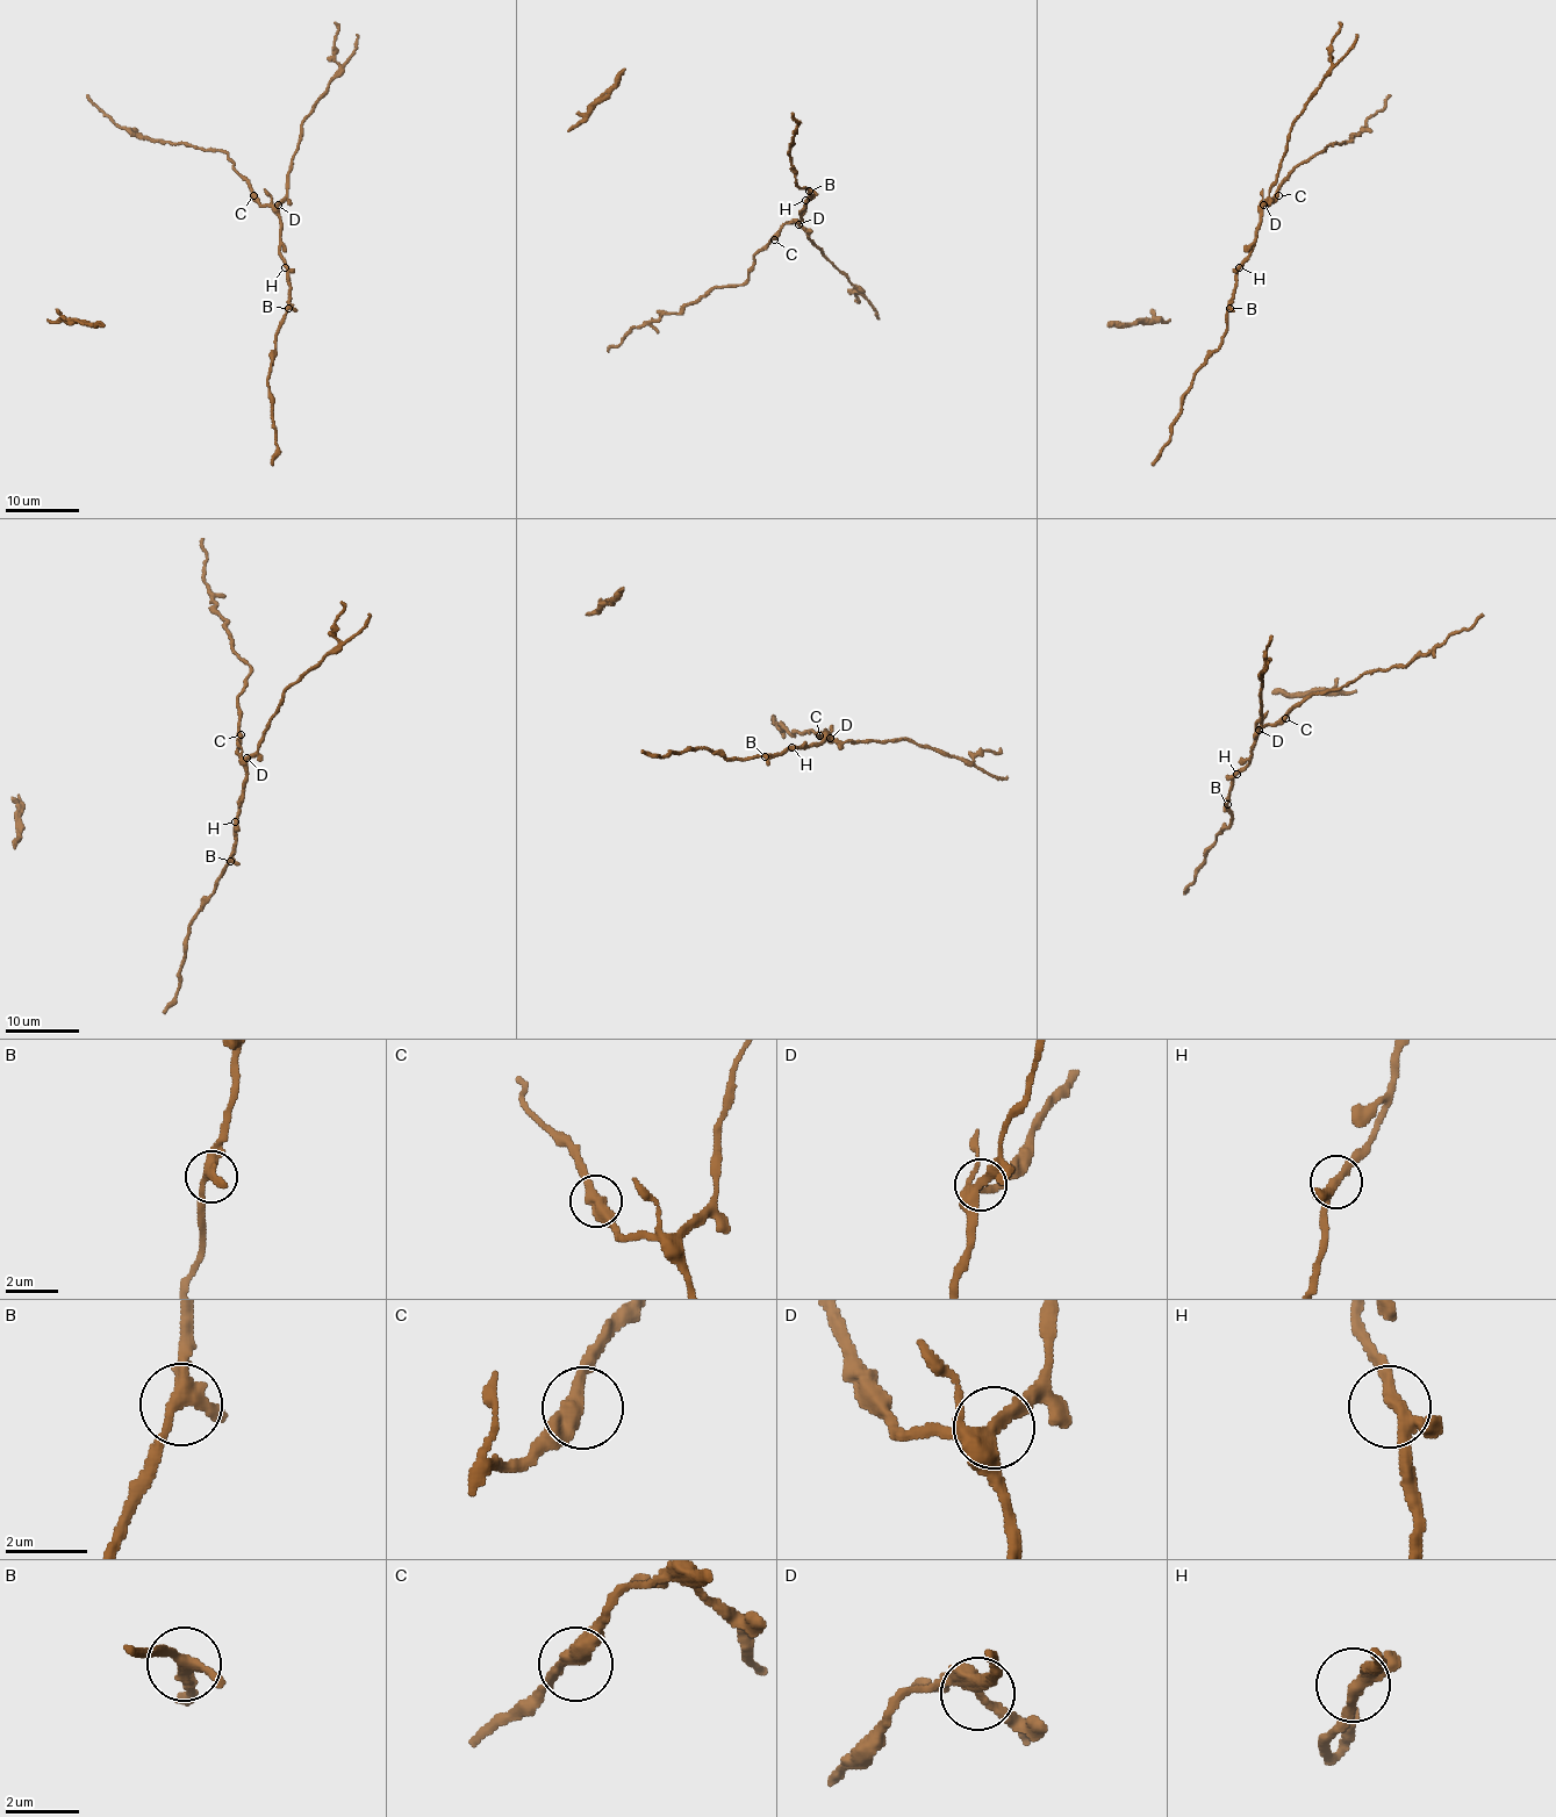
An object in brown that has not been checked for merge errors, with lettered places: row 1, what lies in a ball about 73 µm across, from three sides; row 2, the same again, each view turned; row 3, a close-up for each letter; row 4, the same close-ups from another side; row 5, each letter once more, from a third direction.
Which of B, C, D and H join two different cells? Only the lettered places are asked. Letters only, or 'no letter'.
no letter

